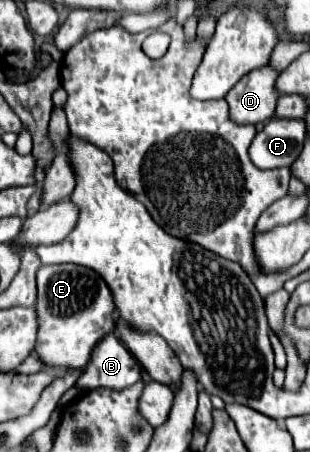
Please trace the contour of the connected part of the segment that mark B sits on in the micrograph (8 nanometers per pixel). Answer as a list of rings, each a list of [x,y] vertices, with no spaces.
[[[109,333],[93,349],[91,361],[77,377],[75,387],[81,391],[97,387],[125,389],[139,379],[141,379],[141,369],[137,359],[125,349],[125,345],[121,345],[115,333]]]

